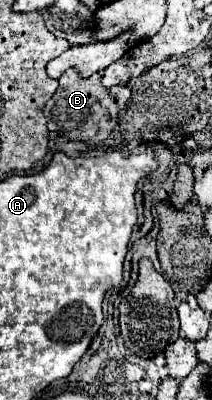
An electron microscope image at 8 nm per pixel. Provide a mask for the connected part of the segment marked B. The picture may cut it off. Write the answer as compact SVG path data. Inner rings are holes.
M76 70L64 72L64 76L58 80L56 94L46 102L46 118L48 118L48 130L56 136L66 136L70 140L80 140L84 144L96 144L104 138L108 138L110 130L118 122L118 112L126 106L130 98L128 86L114 86L104 88L102 76L92 74L90 78L80 78Z

